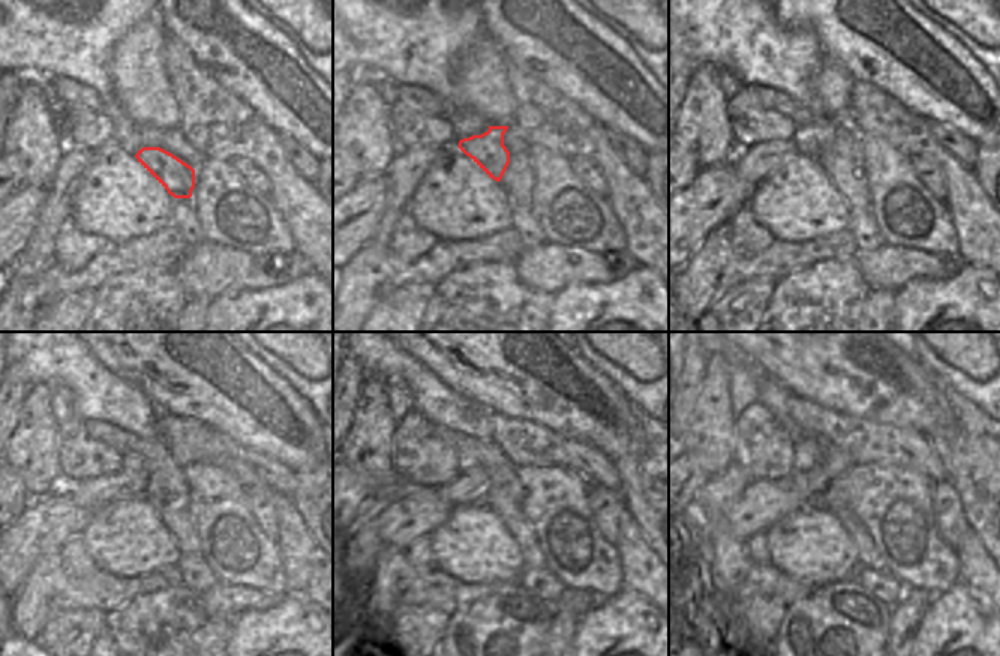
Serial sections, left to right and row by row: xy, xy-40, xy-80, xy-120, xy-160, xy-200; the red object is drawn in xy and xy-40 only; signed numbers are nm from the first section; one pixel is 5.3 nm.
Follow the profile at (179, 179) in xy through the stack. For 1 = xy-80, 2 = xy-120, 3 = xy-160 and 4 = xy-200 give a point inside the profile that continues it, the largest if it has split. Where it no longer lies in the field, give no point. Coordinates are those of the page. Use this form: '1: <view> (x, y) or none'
1: xy-80 (810, 140)
2: xy-120 (128, 463)
3: xy-160 (464, 463)
4: xy-200 (807, 449)

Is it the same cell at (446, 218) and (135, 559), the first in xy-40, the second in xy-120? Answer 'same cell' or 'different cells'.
same cell

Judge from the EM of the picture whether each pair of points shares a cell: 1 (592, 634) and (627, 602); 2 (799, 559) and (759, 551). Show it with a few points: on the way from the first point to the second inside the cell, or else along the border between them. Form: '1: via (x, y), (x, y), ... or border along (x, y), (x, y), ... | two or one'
1: via (603, 632), (622, 613) | one
2: border along (763, 532), (768, 541), (771, 563) | two

